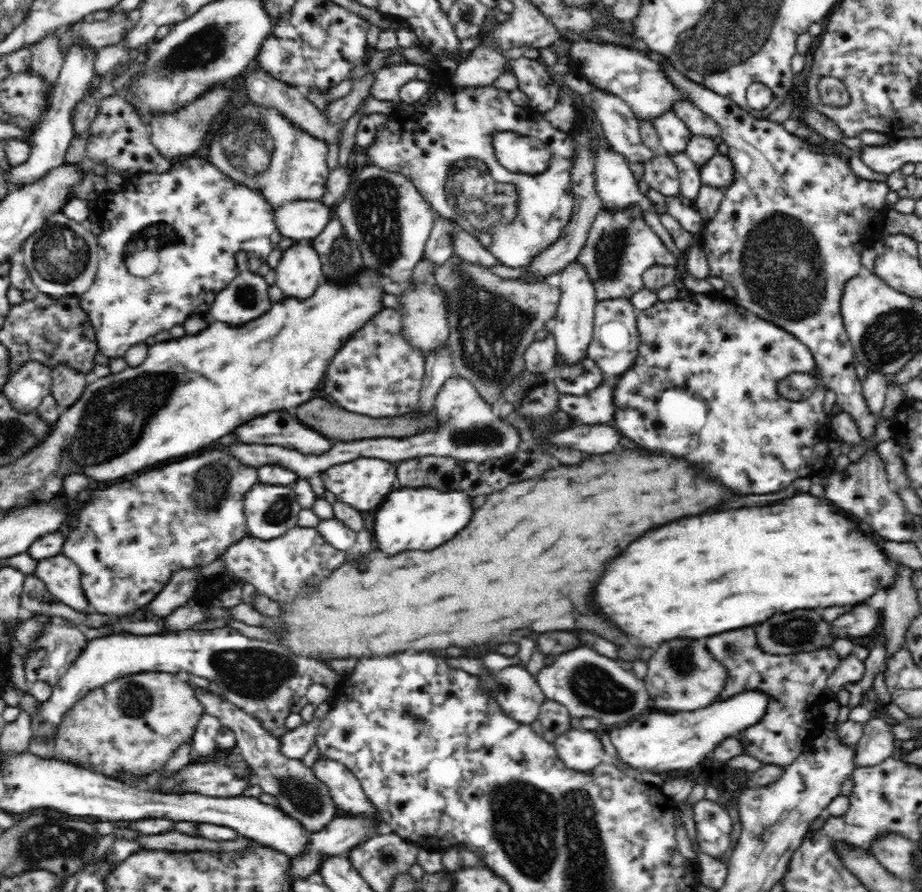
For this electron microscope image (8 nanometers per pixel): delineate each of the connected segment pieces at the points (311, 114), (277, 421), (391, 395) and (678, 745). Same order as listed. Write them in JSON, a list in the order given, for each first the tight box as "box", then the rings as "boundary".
[{"box":[244,70,342,146],"boundary":[[[252,70],[248,74],[247,80],[244,82],[246,92],[250,98],[250,102],[255,106],[263,106],[264,108],[274,108],[288,121],[300,127],[307,134],[314,136],[314,138],[322,139],[326,143],[335,143],[339,146],[339,141],[342,133],[339,133],[341,125],[329,124],[324,113],[320,111],[313,103],[308,101],[305,92],[296,86],[286,85],[285,82],[276,80],[265,74],[263,70]]]},{"box":[234,411,332,454],"boundary":[[[274,411],[250,420],[234,430],[236,438],[244,444],[278,444],[294,448],[302,454],[322,454],[332,445],[332,440],[302,424],[290,411]]]},{"box":[324,309,426,418],"boundary":[[[400,309],[380,310],[342,346],[326,372],[324,394],[338,407],[374,418],[412,413],[421,402],[426,360],[404,338]]]},{"box":[610,690,767,773],"boundary":[[[750,690],[736,694],[735,696],[732,696],[732,698],[728,698],[726,700],[716,700],[714,704],[709,704],[707,707],[702,708],[702,710],[698,709],[694,710],[694,712],[678,712],[678,714],[656,714],[656,712],[650,712],[650,714],[642,714],[642,720],[634,720],[634,722],[630,722],[628,726],[622,726],[622,728],[614,728],[614,730],[610,730],[610,740],[612,740],[612,744],[614,744],[614,746],[616,746],[616,750],[618,750],[618,758],[620,758],[620,762],[627,764],[630,769],[640,770],[640,772],[653,773],[659,773],[663,770],[680,769],[690,771],[691,768],[698,766],[706,757],[709,758],[711,756],[710,752],[712,752],[712,750],[714,750],[721,743],[722,739],[733,737],[742,729],[745,729],[747,726],[752,726],[754,723],[758,722],[761,716],[765,713],[766,709],[767,696],[760,693],[759,690]]]}]

